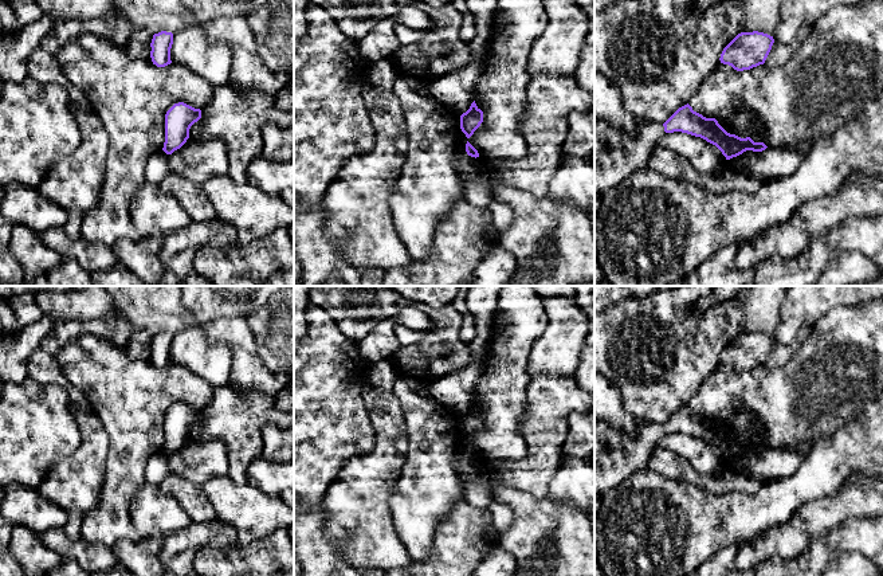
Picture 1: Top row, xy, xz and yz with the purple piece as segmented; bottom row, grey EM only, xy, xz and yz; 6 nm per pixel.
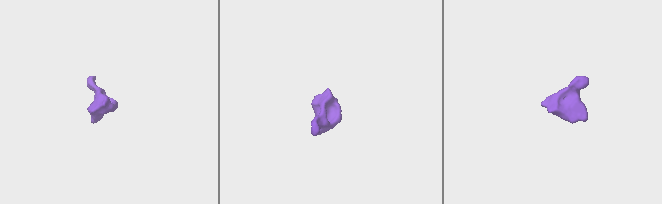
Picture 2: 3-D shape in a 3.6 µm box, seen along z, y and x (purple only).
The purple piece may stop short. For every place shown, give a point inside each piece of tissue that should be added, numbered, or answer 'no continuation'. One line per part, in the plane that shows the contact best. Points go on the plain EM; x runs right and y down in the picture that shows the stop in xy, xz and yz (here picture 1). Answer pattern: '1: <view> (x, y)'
1: yz (626, 455)

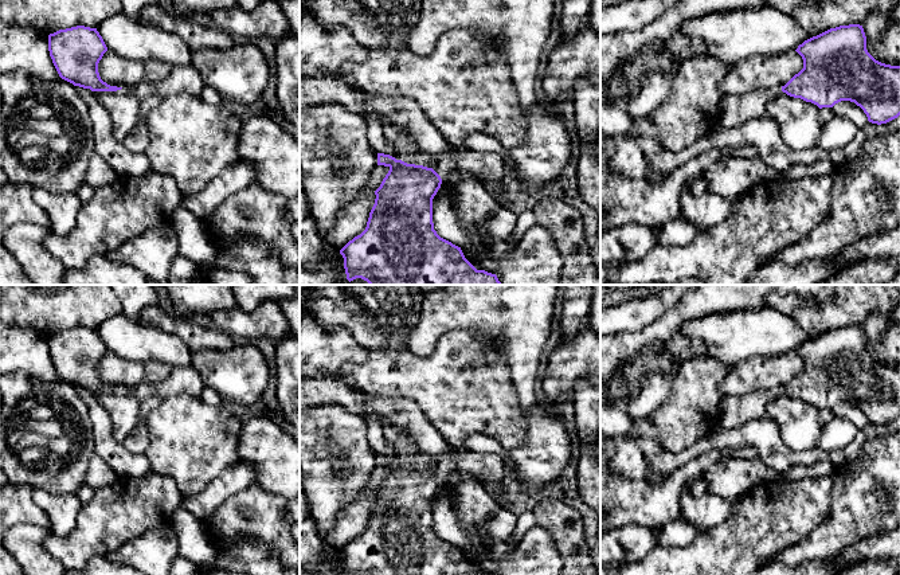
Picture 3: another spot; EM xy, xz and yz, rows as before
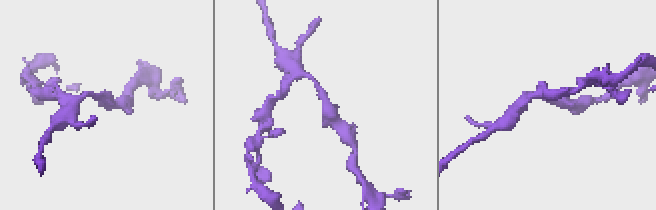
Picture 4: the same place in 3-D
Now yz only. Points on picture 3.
1: yz (734, 410)

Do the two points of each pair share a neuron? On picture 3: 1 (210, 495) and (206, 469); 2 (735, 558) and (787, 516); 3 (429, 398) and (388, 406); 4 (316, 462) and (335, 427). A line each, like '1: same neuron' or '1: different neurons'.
1: different neurons
2: same neuron
3: different neurons
4: same neuron

